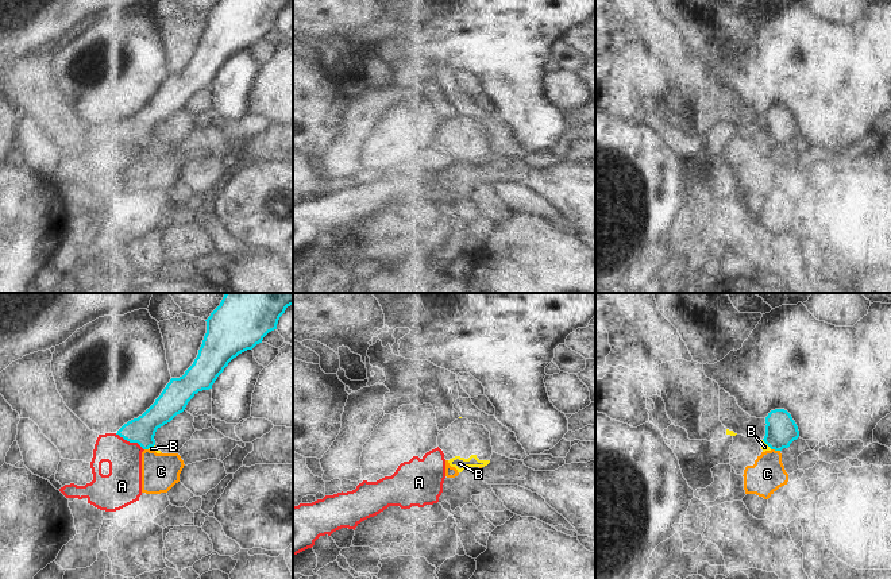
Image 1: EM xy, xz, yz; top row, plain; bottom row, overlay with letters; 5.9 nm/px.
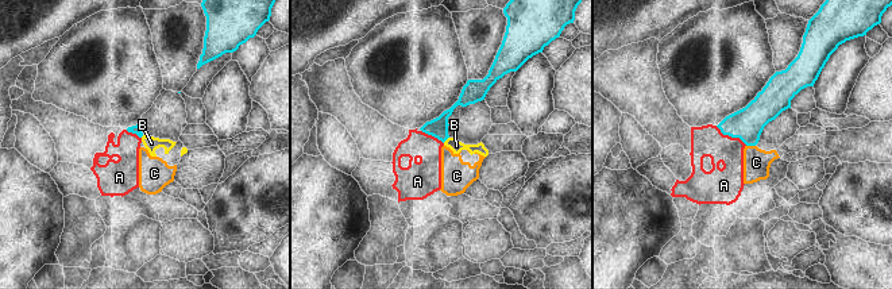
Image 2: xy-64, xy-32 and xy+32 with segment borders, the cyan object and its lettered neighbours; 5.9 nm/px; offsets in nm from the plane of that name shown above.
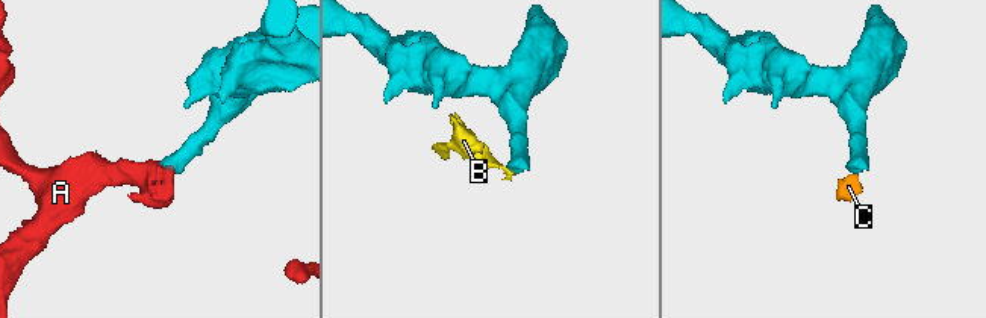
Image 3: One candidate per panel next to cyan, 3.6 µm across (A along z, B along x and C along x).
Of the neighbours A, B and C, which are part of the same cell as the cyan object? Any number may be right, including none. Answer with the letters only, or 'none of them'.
A

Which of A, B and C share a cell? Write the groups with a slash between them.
A / B C

